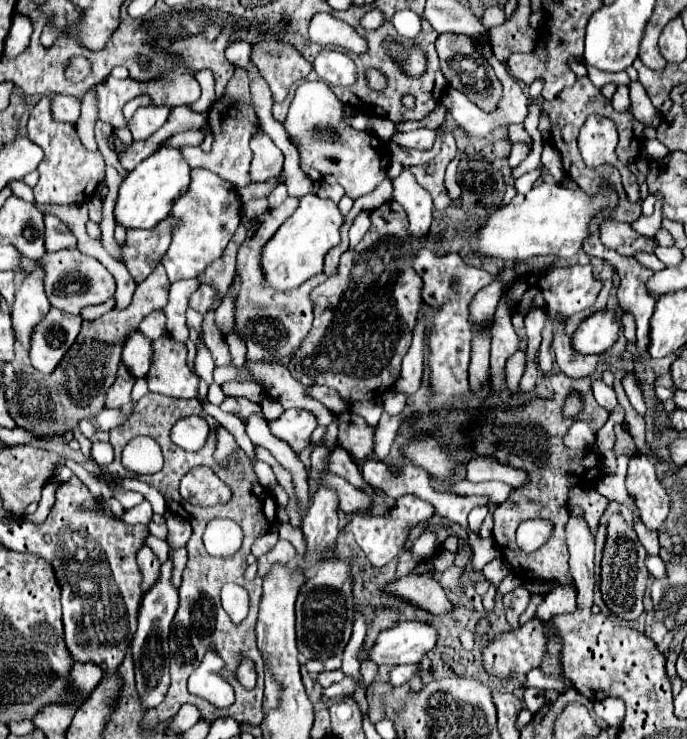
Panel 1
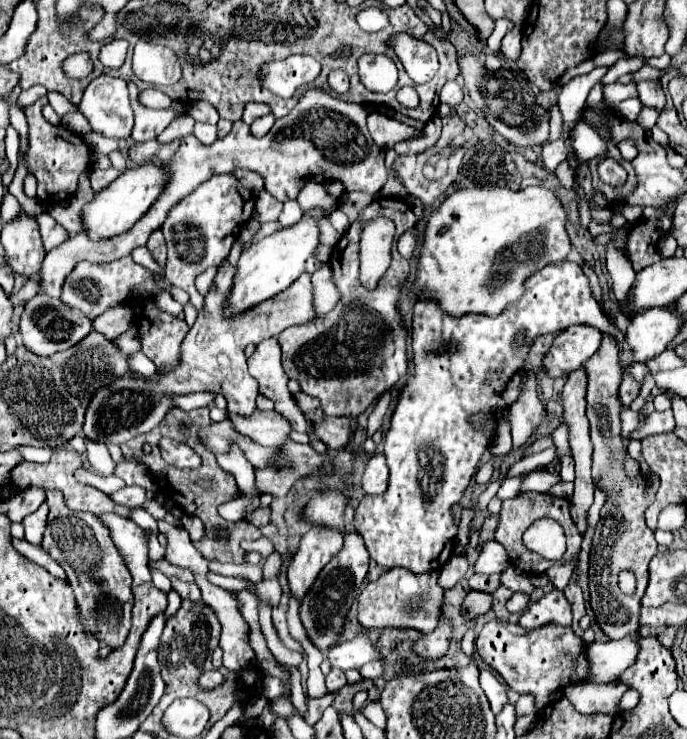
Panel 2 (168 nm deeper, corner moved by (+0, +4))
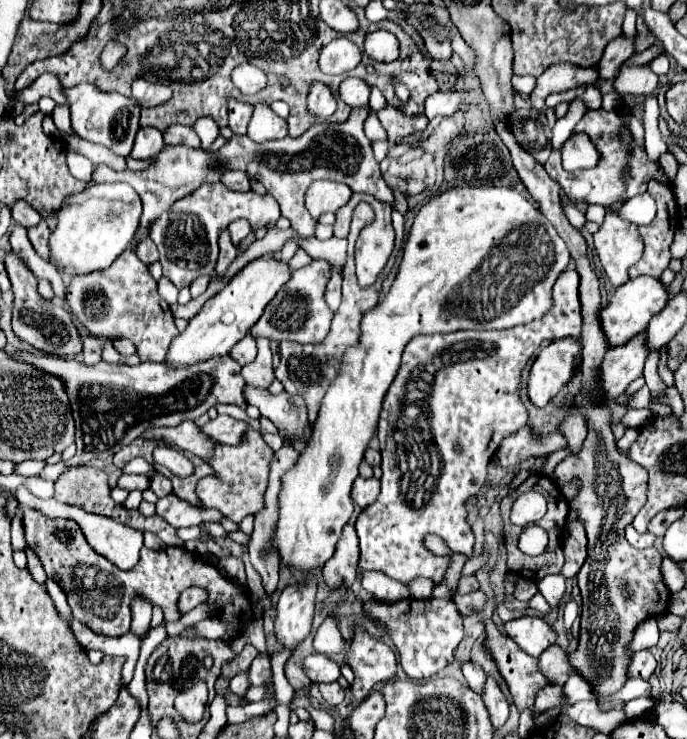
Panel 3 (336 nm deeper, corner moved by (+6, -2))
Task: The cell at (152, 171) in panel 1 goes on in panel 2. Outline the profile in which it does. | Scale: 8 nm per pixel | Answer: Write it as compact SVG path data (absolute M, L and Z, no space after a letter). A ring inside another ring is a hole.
M144 163L140 167L126 169L104 191L100 191L92 203L84 207L86 233L92 239L106 239L106 237L114 237L128 231L138 219L146 215L150 205L158 201L158 197L162 195L162 189L166 187L166 181L168 181L168 171L156 163Z

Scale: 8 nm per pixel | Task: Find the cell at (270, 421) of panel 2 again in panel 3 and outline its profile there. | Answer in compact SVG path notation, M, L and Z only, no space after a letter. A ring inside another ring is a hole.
M218 415L216 419L208 421L204 427L200 427L200 431L212 439L214 443L220 445L238 445L246 433L248 425L242 421L236 421L228 415Z

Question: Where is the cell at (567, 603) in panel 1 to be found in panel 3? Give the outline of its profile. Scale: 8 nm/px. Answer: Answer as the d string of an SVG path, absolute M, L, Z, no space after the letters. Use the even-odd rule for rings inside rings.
M520 617L514 621L508 621L504 625L506 635L520 645L522 651L526 651L532 657L540 657L544 649L548 649L556 641L554 629L540 617Z

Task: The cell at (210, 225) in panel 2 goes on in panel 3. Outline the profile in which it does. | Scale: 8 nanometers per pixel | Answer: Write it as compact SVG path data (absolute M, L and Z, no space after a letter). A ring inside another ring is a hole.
M222 183L204 185L192 191L192 195L178 199L160 219L152 223L148 229L148 237L156 243L160 251L160 263L164 267L164 275L178 287L188 287L196 277L210 275L216 267L218 259L218 235L220 229L228 227L230 221L246 217L254 229L268 225L270 229L280 217L280 207L272 195L258 195L254 191L236 193L228 191Z

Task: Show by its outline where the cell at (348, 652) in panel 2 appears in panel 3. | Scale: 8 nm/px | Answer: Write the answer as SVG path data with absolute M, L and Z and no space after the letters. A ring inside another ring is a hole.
M314 653L304 659L304 673L312 683L332 683L340 677L340 665L326 655Z

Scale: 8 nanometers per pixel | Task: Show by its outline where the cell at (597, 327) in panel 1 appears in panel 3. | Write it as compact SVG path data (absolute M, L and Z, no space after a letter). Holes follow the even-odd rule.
M566 337L552 341L536 357L530 377L528 395L536 407L546 407L548 401L574 377L580 363L580 345L576 339Z

